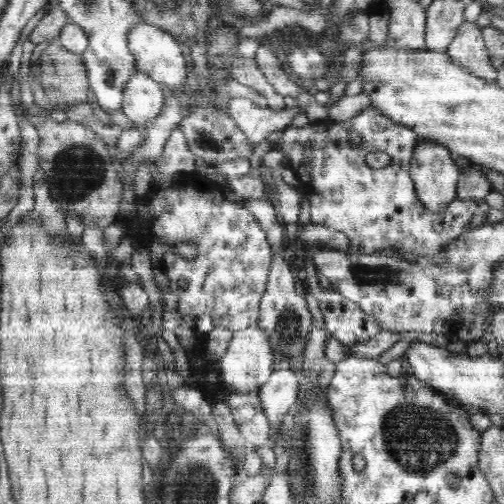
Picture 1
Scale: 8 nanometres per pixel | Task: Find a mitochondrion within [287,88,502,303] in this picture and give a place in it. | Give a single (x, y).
(392, 278)

